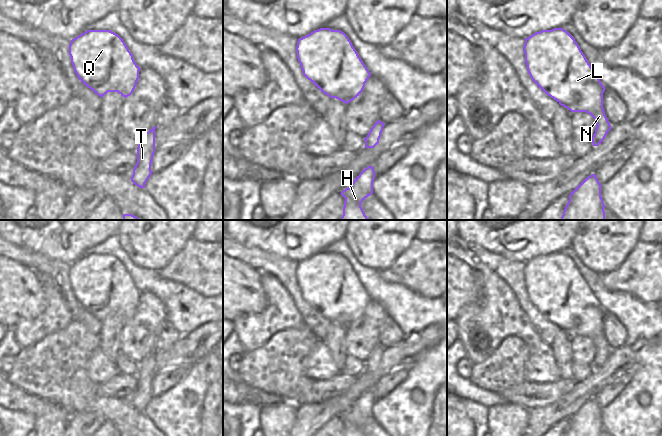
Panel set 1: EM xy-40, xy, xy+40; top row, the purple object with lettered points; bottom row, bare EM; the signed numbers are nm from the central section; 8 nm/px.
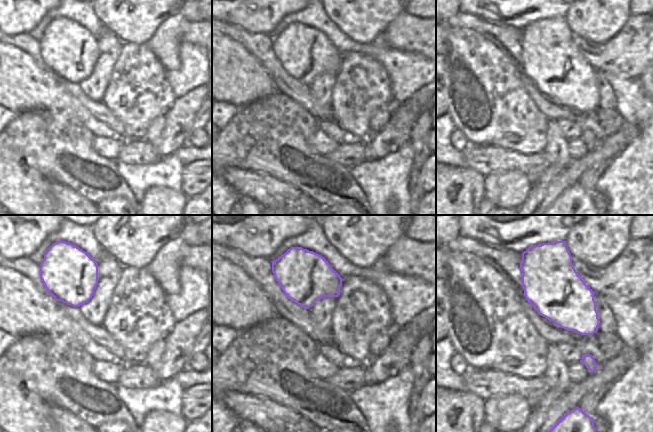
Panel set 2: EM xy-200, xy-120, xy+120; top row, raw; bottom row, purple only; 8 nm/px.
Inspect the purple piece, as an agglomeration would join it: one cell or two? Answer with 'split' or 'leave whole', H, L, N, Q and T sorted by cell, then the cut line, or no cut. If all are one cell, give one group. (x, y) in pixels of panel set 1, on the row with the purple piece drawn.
leave whole; groups H L N Q T; cut none

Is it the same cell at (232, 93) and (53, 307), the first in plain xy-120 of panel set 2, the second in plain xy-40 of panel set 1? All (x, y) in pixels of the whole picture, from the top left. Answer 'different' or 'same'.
different

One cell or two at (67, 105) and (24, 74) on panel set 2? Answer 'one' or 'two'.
one

